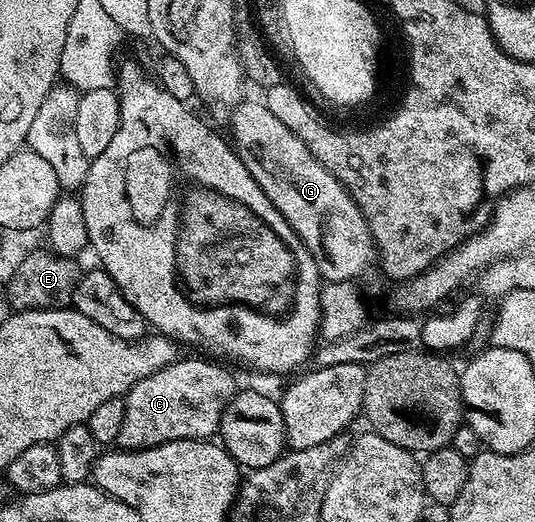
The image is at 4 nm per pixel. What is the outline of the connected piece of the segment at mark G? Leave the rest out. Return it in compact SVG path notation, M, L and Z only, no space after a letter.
M249 102L233 112L231 145L247 172L263 188L267 200L291 224L294 232L317 259L317 267L326 283L353 282L375 266L377 247L365 222L363 212L334 174L327 172L319 160L260 102Z

